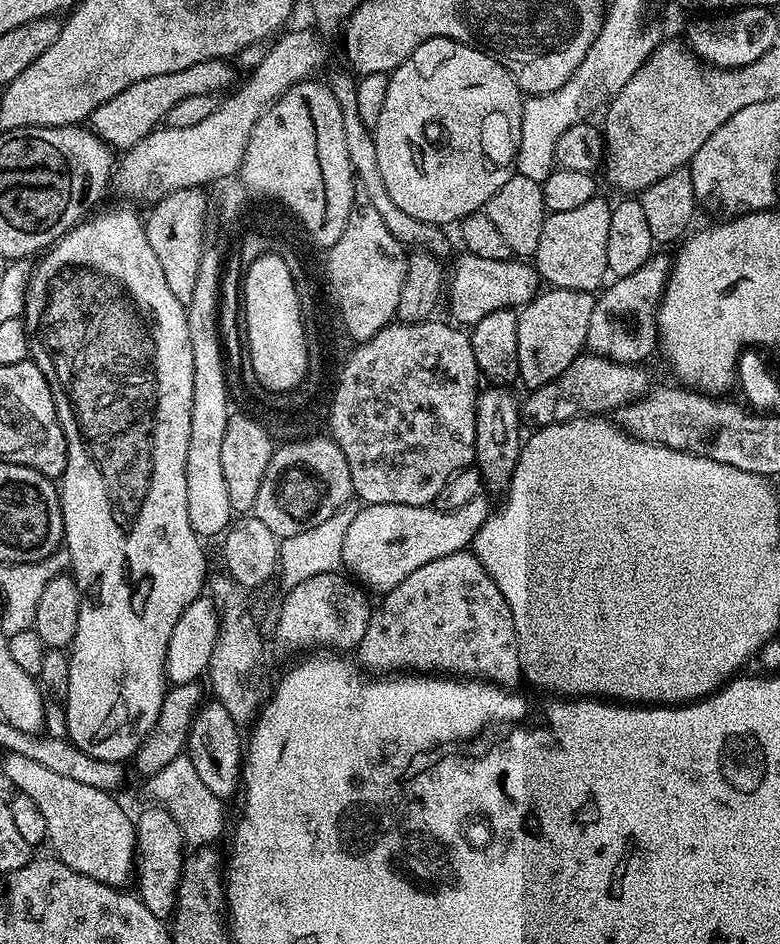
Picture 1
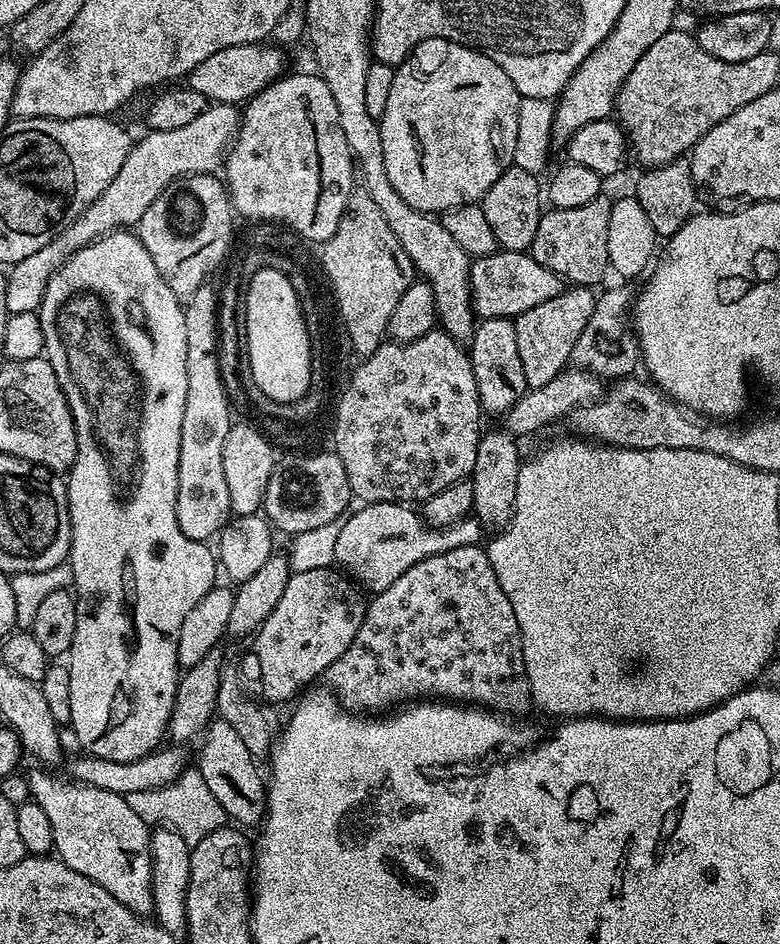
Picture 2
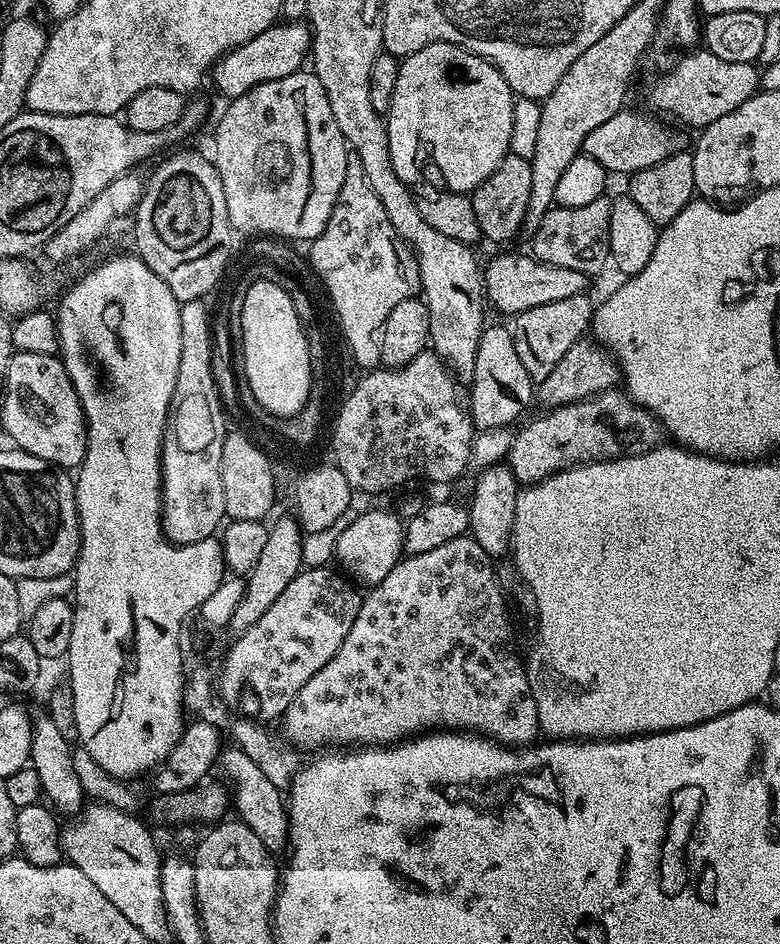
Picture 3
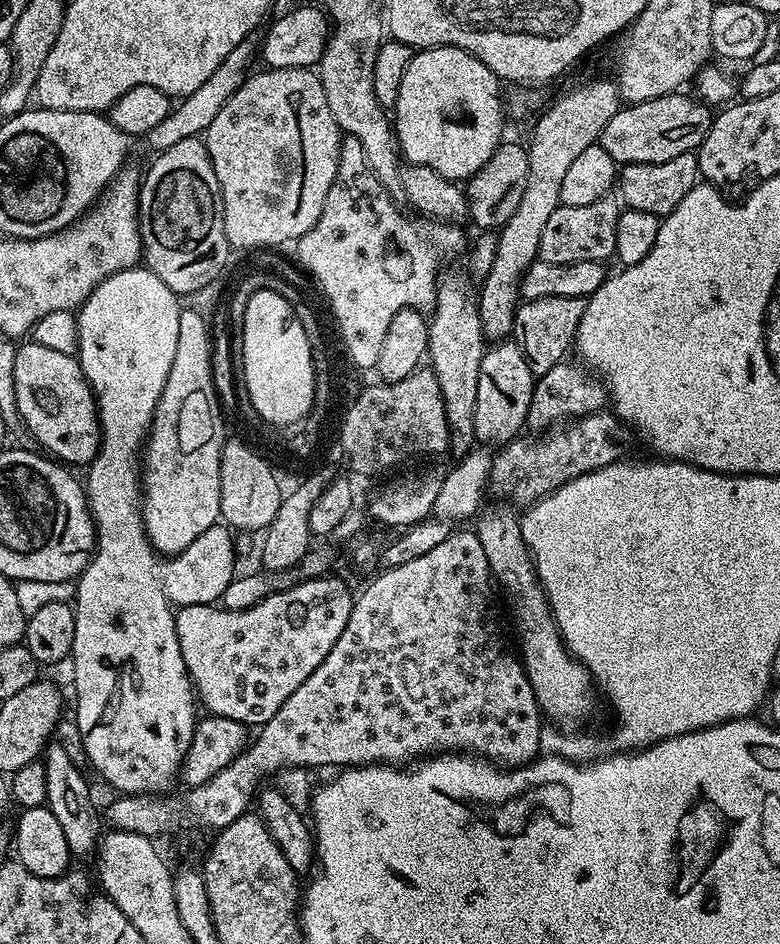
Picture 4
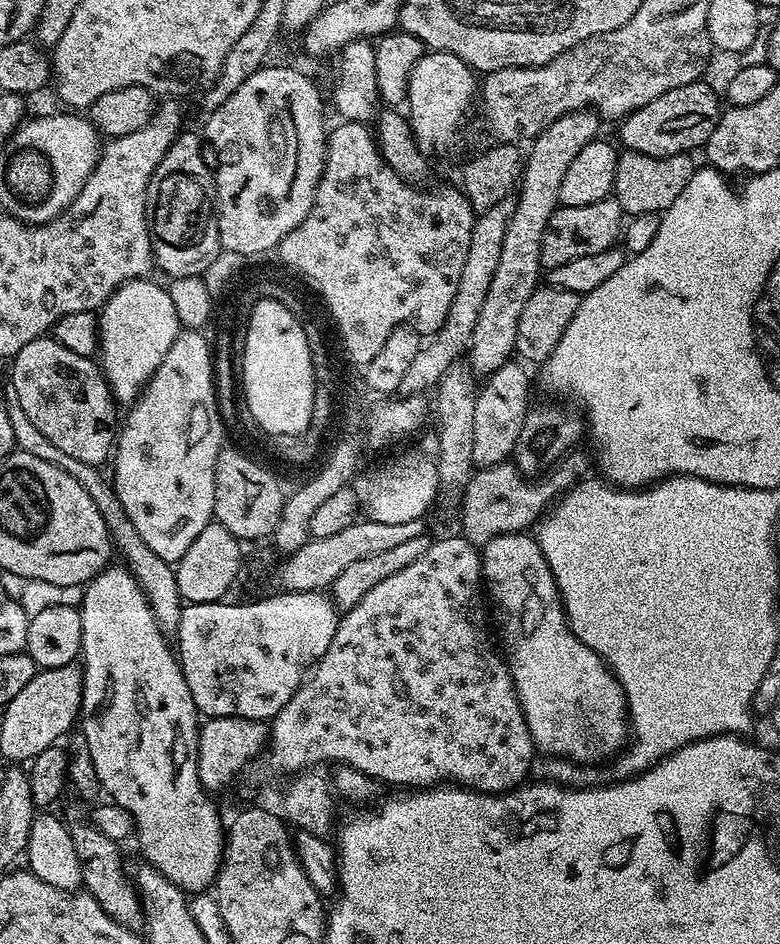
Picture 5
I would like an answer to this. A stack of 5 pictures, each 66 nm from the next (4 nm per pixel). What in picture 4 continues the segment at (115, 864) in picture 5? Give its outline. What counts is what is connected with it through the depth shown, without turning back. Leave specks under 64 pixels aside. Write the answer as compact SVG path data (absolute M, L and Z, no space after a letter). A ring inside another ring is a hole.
M52 742L45 747L42 759L46 766L46 807L58 818L62 826L62 834L66 834L66 846L70 846L73 857L91 857L97 851L98 841L102 835L102 816L96 812L96 804L92 801L92 792L88 789L85 773L69 759L60 743Z

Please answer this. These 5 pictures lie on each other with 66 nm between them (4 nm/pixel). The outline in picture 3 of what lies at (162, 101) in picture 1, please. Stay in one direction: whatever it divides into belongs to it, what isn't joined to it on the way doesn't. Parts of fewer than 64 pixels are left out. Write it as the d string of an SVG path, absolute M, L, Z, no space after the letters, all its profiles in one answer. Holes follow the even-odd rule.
M299 20L277 22L270 25L258 38L250 38L242 46L232 48L221 56L210 69L210 84L224 98L241 96L262 82L274 82L274 78L286 78L305 67L306 57L312 47L312 34L307 23Z

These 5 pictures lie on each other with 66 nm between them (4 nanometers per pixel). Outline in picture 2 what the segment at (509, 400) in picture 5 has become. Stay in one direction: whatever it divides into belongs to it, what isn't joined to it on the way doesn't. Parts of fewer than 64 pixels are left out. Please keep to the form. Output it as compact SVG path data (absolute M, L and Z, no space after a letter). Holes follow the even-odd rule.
M499 316L489 320L480 320L473 327L467 353L472 360L474 382L478 386L480 395L480 407L485 413L505 414L529 390L526 374L522 370L522 358L518 358L516 326L511 319Z

